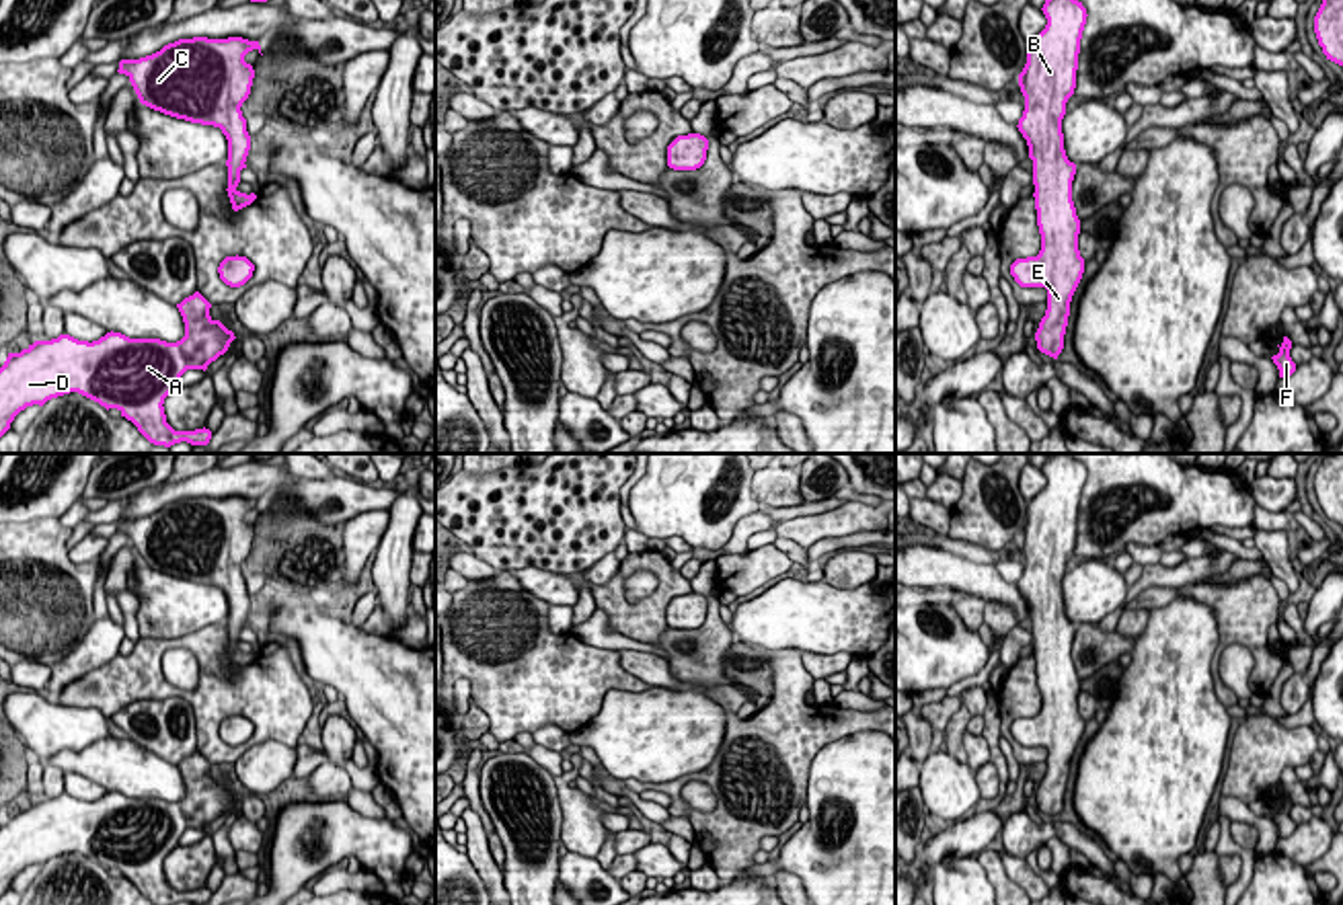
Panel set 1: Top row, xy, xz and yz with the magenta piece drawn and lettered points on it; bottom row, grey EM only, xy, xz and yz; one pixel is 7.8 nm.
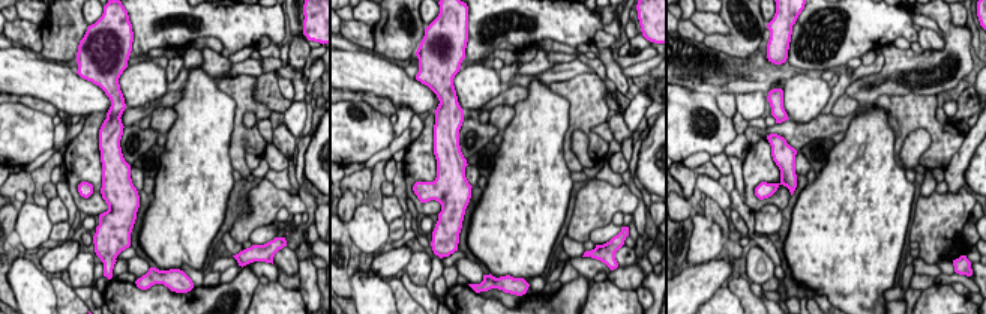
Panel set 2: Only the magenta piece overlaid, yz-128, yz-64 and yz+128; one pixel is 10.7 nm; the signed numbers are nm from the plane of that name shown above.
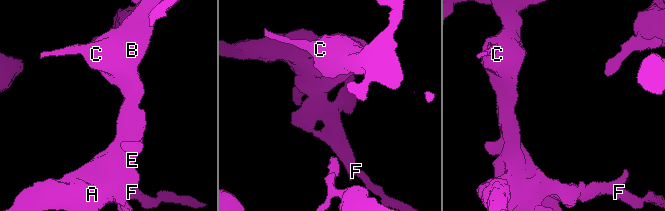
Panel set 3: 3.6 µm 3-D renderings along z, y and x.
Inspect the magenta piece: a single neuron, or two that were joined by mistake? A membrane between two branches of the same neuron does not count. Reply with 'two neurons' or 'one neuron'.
one neuron

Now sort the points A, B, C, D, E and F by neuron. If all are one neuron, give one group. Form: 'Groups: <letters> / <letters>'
Groups: A B C D E F

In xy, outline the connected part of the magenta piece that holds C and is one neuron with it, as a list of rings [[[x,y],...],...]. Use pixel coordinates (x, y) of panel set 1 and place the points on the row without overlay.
[[[179,499],[160,511],[121,519],[125,534],[142,564],[191,583],[220,587],[228,599],[228,657],[232,669],[251,665],[257,655],[240,653],[240,630],[246,628],[251,595],[242,577],[242,562],[251,554],[255,529],[244,521],[248,511],[261,513],[259,501],[228,499]]]

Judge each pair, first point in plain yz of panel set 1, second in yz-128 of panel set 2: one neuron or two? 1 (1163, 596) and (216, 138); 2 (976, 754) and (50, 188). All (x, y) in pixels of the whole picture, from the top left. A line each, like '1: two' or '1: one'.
1: two
2: two

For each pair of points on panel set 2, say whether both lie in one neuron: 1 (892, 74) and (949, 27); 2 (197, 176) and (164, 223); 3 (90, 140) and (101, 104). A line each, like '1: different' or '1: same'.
1: same
2: same
3: different

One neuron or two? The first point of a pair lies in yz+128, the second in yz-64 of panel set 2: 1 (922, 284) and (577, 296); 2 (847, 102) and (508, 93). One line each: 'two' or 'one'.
1: one
2: two

